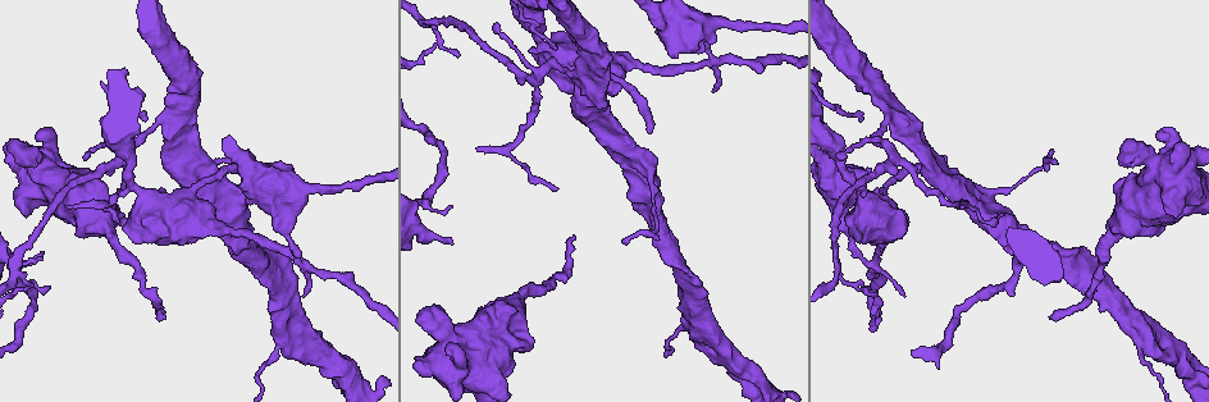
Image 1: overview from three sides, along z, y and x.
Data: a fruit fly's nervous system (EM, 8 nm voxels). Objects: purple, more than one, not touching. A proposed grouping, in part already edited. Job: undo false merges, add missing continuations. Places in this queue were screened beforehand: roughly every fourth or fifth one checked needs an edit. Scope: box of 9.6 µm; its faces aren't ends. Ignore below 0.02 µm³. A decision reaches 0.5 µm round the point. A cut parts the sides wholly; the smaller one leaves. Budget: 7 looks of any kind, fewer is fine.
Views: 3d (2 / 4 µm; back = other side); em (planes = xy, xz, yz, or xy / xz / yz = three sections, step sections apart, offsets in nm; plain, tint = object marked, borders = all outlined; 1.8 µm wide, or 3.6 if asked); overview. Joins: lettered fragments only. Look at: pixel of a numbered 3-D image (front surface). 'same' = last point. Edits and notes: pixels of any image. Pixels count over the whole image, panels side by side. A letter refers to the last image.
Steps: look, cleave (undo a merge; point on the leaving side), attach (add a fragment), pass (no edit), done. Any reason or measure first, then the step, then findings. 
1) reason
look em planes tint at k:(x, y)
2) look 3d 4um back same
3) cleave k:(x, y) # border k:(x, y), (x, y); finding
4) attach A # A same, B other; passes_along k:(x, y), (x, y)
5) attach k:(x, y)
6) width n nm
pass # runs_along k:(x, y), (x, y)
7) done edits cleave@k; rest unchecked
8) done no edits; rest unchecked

two arms in line, one across
look em planes borders at 1:(874, 262)

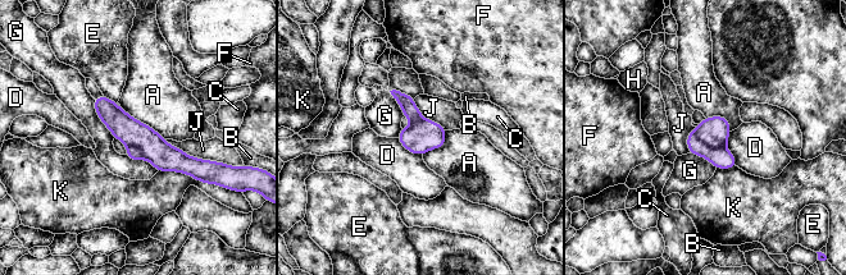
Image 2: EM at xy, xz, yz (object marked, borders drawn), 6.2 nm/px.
cleave 2:(721, 157) # A other, B other, C other, D other, E other, F other, G other, H other, J other, K other; border 2:(692, 131), (712, 147), (724, 146); two cells meet here

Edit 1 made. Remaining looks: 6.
see it whole again
look overview

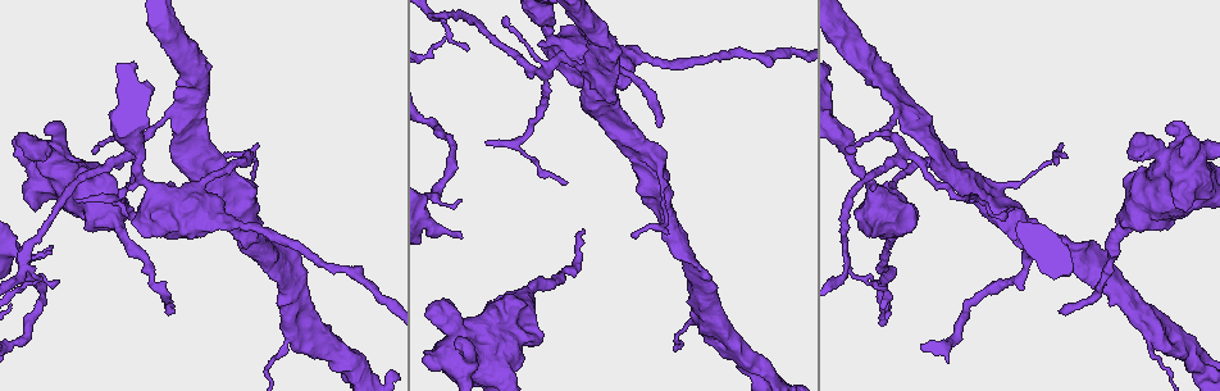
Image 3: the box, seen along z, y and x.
free end
look em planes borders at 3:(49, 248)

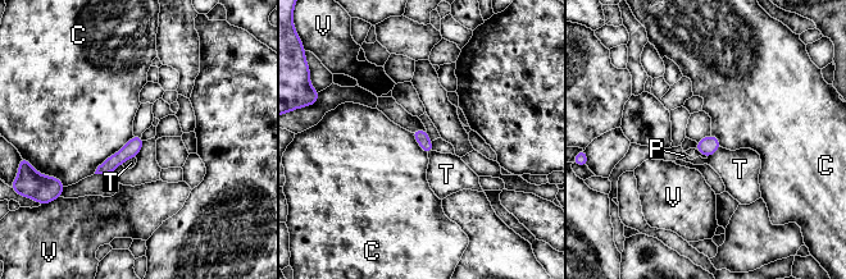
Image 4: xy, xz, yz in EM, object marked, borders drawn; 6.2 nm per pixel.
pass # C other, P other, T other, V other; border 4:(133, 136), (94, 173); no lettered fragment goes on from it

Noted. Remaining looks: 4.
branch stops here
look em planes borders at 3:(48, 123)

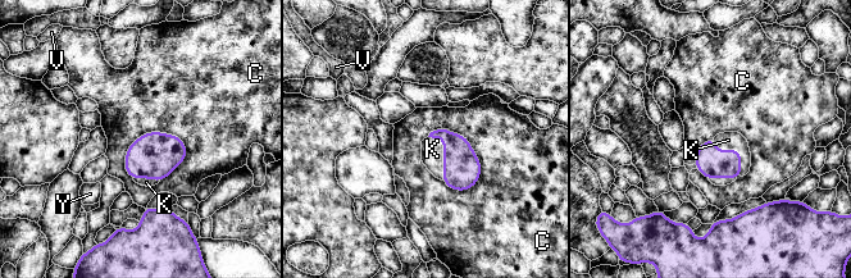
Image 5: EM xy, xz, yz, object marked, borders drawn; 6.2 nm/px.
attach K # C other, K same, V other, Y other; it goes on there

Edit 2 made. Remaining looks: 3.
done edits cleave@2, attach@5; rest unchecked

